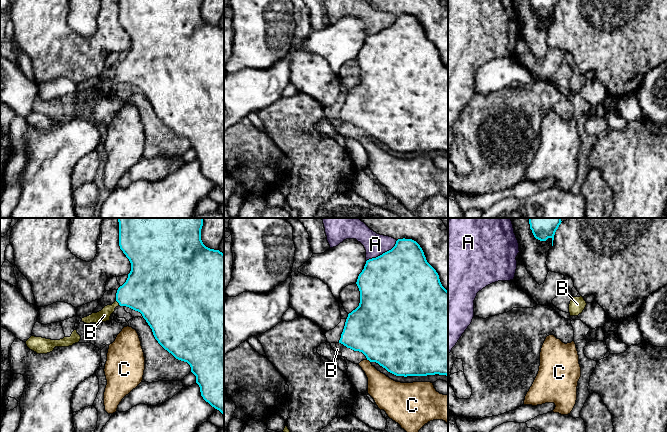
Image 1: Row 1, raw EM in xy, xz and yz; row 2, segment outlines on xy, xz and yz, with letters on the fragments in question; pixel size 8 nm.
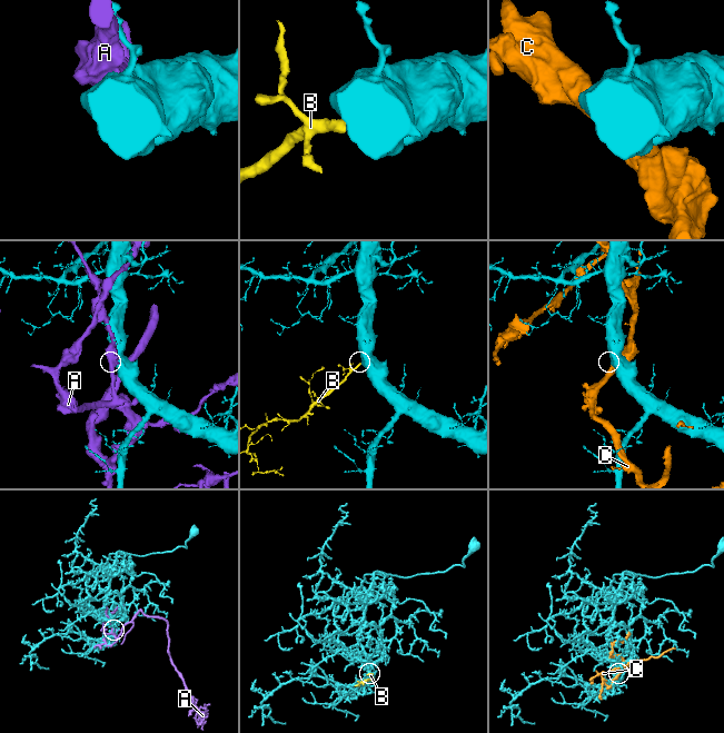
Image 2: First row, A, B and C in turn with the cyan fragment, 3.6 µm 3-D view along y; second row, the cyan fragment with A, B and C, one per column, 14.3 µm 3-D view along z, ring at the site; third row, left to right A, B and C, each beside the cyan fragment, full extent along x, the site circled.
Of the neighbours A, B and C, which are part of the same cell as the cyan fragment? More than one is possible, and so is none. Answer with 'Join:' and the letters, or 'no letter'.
Join: B

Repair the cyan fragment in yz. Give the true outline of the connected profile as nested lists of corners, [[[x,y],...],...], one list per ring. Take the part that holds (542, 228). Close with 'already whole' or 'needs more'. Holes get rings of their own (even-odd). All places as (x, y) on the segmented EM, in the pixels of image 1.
[[[529,218],[530,229],[534,237],[540,241],[551,238],[552,246],[555,232],[561,222],[561,218]]]; already whole

